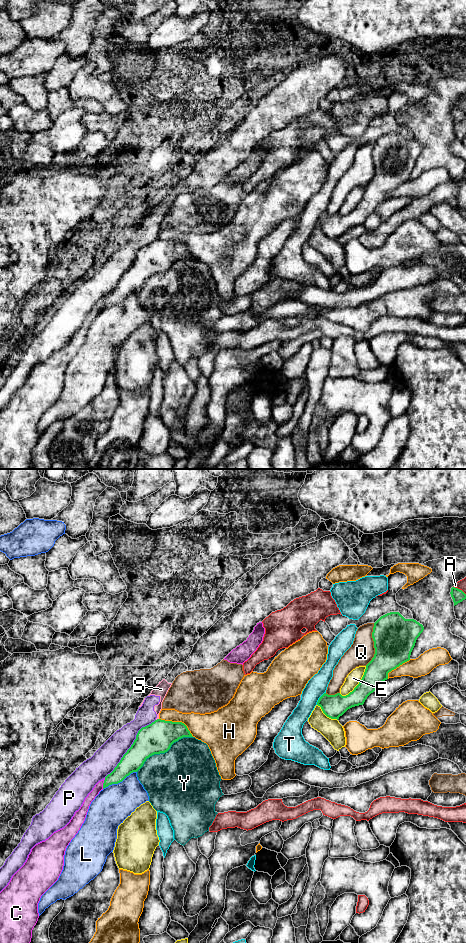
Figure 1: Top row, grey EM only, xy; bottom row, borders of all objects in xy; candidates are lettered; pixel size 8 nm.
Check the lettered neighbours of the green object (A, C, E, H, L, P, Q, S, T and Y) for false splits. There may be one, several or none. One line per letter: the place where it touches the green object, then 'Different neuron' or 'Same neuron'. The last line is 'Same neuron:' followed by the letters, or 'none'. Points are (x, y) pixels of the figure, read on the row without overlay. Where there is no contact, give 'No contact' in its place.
A: Touches green at xy (459, 109). Different neuron
C: Touches green at xy (103, 303). Different neuron
E: Touches green at xy (359, 203). Different neuron
H: Touches green at xy (178, 242). Different neuron
L: Touches green at xy (119, 302). Different neuron
P: Touches green at xy (131, 266). Different neuron
Q: Touches green at xy (374, 164). Different neuron
S: Touches green at xy (157, 239). Different neuron
T: Touches green at xy (319, 218). Different neuron
Y: Touches green at xy (163, 272). Different neuron
Same neuron: none

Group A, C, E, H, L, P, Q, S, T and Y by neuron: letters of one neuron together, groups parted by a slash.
A / C / E / H / L / P S / Q / T / Y

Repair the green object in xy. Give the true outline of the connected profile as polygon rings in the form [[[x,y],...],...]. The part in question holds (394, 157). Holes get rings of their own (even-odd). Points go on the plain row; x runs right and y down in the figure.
[[[399,132],[381,136],[372,152],[375,174],[366,185],[359,204],[346,216],[324,213],[317,225],[331,239],[339,239],[348,229],[363,225],[367,217],[388,199],[388,193],[410,180],[417,158],[423,152],[422,144],[405,139]]]

